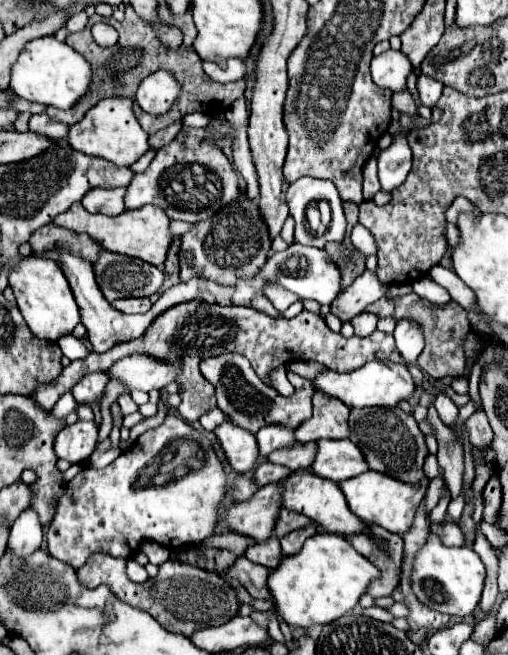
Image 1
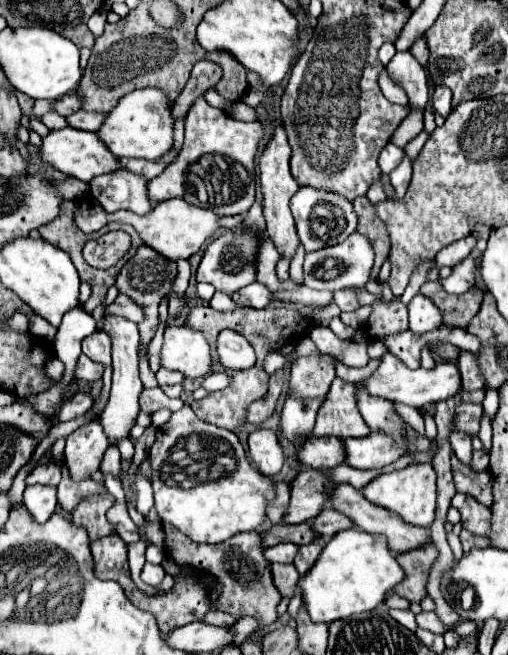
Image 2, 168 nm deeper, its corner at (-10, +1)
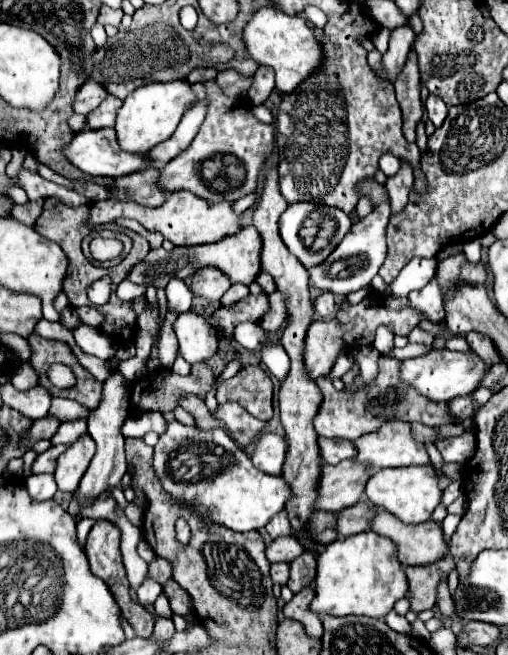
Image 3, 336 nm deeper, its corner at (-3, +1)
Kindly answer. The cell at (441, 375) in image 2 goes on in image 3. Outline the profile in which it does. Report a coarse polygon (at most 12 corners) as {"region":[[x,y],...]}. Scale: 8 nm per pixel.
{"region":[[471,348],[405,360],[401,380],[435,402],[467,396],[491,364]]}

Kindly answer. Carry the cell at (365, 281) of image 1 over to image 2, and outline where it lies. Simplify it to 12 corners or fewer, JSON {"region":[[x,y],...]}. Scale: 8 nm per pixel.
{"region":[[354,288],[334,294],[334,302],[342,312],[360,308]]}

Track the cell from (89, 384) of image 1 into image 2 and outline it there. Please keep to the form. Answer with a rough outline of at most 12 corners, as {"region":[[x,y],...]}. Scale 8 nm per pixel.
{"region":[[78,392],[62,406],[58,420],[72,420],[92,408],[92,394]]}

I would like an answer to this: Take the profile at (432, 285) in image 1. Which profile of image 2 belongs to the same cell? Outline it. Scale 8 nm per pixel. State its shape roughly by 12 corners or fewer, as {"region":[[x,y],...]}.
{"region":[[468,256],[440,280],[448,294],[464,294],[474,286],[476,260]]}

